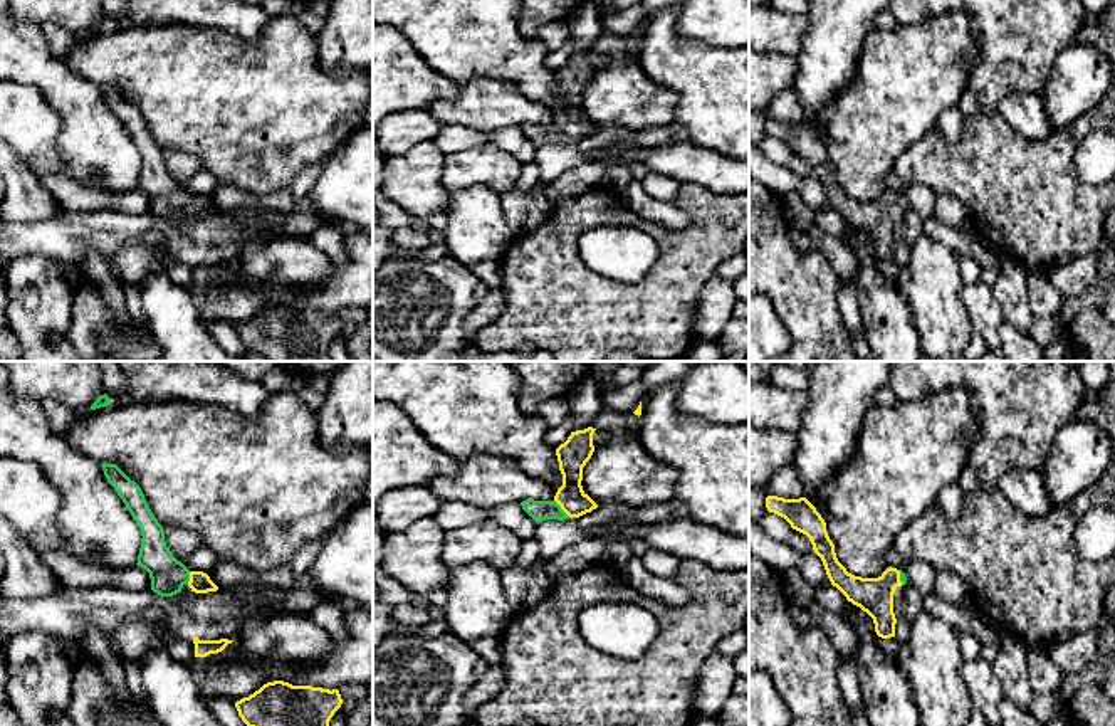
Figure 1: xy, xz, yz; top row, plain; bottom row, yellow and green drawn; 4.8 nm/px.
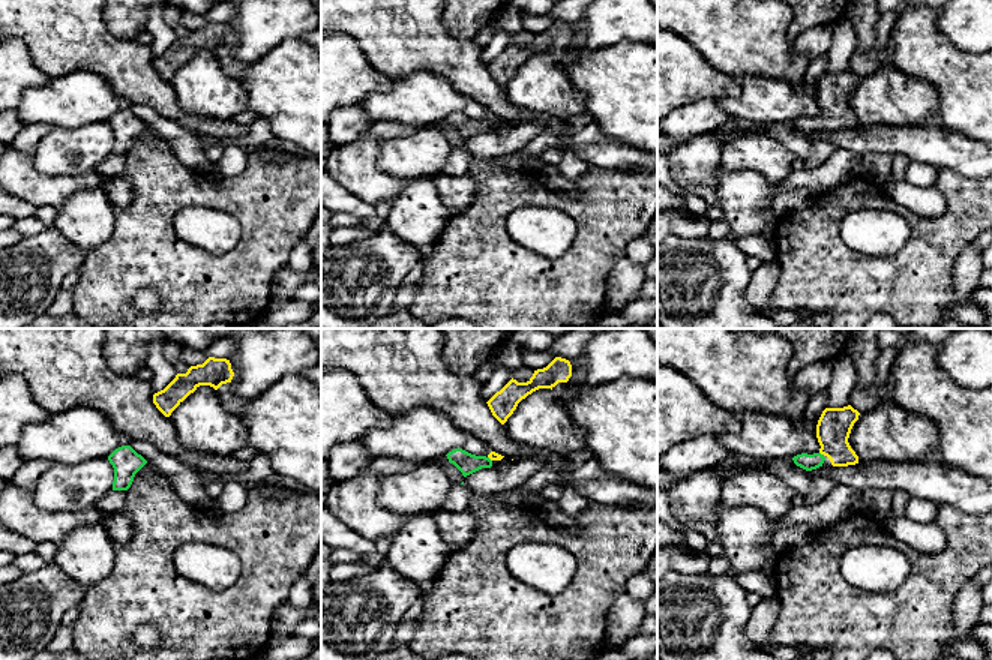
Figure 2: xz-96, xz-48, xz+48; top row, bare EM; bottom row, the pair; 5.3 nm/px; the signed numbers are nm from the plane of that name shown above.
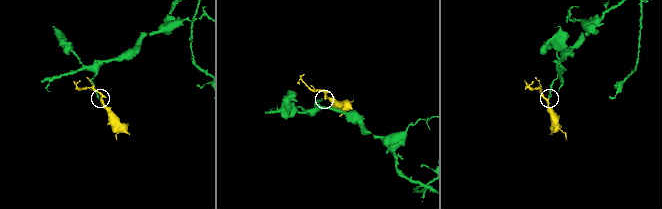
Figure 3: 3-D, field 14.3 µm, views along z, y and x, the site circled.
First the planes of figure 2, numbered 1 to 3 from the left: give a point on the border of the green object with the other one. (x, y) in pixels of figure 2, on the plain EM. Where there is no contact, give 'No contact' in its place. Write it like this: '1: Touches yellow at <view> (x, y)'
1: No contact
2: Touches yellow at xz-48 (489, 122)
3: Touches yellow at xz+48 (823, 117)

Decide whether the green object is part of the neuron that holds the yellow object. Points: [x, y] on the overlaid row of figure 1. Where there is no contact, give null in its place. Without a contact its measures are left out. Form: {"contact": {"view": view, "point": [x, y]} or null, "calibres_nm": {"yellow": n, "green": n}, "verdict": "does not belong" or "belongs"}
{"contact": {"view": "xz", "point": [561, 508]}, "calibres_nm": {"yellow": 140, "green": 100}, "verdict": "belongs"}

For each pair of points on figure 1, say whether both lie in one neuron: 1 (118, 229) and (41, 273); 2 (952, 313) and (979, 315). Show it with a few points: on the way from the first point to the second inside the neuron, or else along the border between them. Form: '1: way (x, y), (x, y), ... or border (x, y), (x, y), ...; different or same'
1: border (17, 256), (42, 252), (56, 261); different
2: border (963, 284), (959, 299), (974, 331); different

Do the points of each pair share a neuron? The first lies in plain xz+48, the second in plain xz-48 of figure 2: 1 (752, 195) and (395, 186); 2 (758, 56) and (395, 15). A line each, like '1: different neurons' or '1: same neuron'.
1: different neurons
2: same neuron

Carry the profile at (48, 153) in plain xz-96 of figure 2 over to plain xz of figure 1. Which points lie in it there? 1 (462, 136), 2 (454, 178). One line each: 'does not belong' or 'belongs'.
1: does not belong
2: belongs

